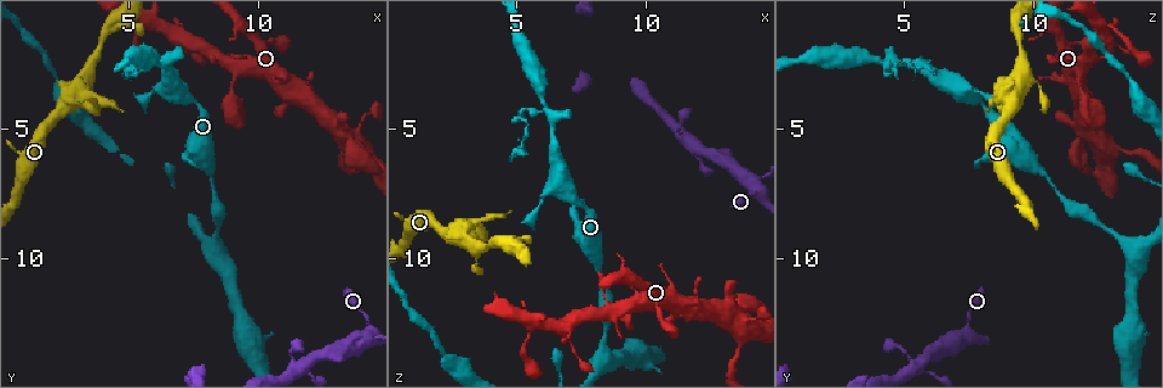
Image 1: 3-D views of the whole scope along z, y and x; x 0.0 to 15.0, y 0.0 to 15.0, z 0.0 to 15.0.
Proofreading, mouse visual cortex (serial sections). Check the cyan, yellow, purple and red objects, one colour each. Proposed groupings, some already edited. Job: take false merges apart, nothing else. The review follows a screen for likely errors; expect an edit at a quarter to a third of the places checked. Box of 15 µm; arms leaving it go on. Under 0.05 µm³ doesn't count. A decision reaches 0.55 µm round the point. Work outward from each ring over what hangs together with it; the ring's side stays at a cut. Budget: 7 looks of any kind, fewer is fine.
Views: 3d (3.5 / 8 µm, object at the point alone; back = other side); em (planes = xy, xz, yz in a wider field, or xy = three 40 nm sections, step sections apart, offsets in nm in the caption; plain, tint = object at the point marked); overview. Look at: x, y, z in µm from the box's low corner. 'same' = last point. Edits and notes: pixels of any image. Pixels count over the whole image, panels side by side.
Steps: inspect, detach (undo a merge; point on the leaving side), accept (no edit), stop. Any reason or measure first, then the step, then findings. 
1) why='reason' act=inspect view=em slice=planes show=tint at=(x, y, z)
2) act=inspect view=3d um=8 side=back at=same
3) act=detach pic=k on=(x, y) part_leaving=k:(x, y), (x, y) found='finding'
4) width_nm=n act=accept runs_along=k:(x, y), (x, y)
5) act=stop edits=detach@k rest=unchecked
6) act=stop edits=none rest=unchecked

why='a narrow waist' act=inspect view=3d um=8 at=(6.3, 2.5, 4.5)

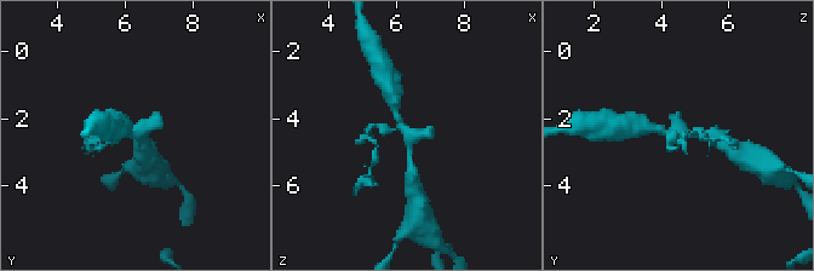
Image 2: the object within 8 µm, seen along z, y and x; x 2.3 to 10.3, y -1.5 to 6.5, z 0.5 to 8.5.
why='now the EM' act=inspect view=em slice=planes show=tint at=(6.4, 2.5, 4.5)

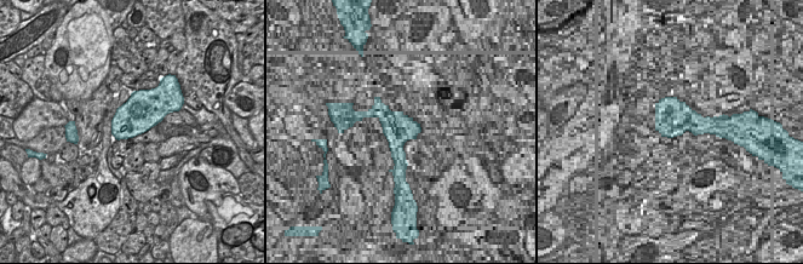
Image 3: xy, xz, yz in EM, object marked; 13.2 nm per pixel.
act=accept runs_along=2:(412, 167), (408, 133), (394, 103) found='all the same cell'

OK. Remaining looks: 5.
why='abrupt turn' act=inspect view=3d um=3.5 at=(2.9, 3.6, 8.9)

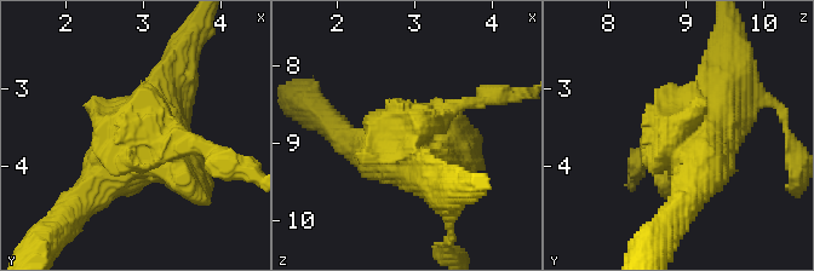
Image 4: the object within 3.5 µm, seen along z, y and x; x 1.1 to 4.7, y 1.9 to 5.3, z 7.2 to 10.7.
act=inspect view=em slice=xy step=5 show=plain at=(2.95, 3.70, 8.85)

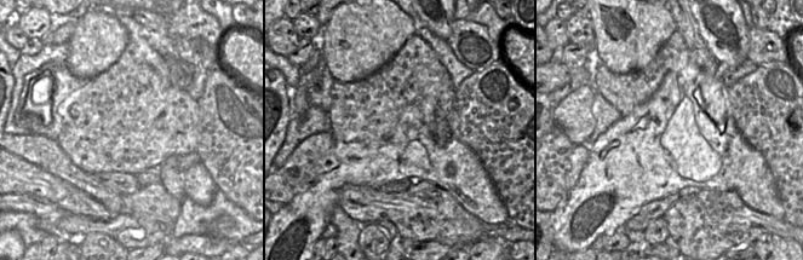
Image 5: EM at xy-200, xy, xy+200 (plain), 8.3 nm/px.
act=inspect view=em slice=xy step=5 show=tint at=same

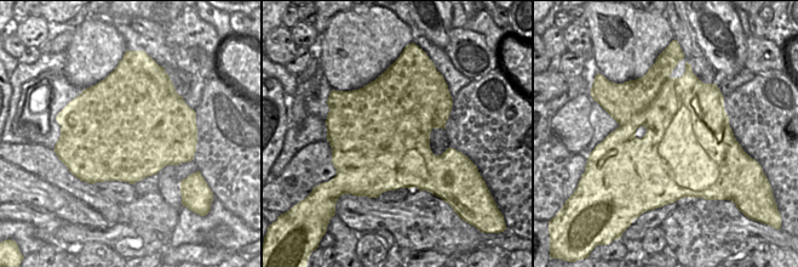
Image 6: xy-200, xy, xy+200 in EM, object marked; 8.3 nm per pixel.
act=detach pic=4 on=(486, 99) part_leaving=4:(116, 148), (116, 126), (87, 107) found='a second cell is stuck on'

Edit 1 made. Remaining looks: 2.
act=stop edits=detach@4 rest=unchecked

